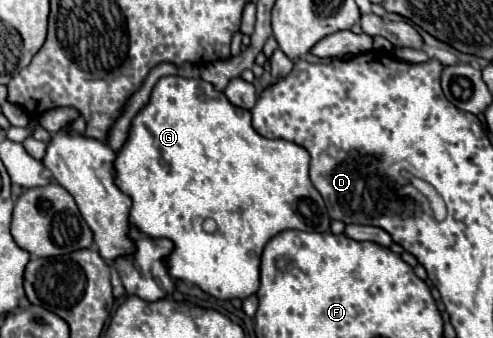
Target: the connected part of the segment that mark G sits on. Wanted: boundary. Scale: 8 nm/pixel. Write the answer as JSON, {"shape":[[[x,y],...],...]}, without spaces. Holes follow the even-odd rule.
{"shape":[[[165,76],[161,78],[153,92],[151,92],[151,100],[149,104],[135,116],[129,138],[125,142],[125,146],[121,148],[121,152],[117,154],[115,160],[115,168],[117,168],[117,178],[115,184],[133,200],[131,206],[131,226],[137,226],[141,232],[145,232],[151,238],[169,238],[175,244],[175,250],[171,252],[167,266],[169,266],[169,274],[175,280],[185,280],[191,284],[197,284],[203,292],[219,298],[219,300],[245,300],[253,294],[257,294],[259,290],[259,258],[261,252],[265,248],[265,244],[279,232],[283,230],[305,230],[305,232],[319,232],[325,234],[331,230],[331,218],[327,214],[327,206],[321,198],[321,194],[315,190],[315,186],[309,180],[309,154],[305,148],[287,142],[287,140],[269,140],[259,136],[253,126],[251,126],[251,112],[237,108],[233,104],[229,104],[229,100],[225,98],[223,92],[213,90],[213,86],[209,82],[203,82],[199,78],[181,78],[181,76]],[[205,218],[213,218],[217,222],[217,232],[215,234],[207,234],[203,230],[203,220]]]}

